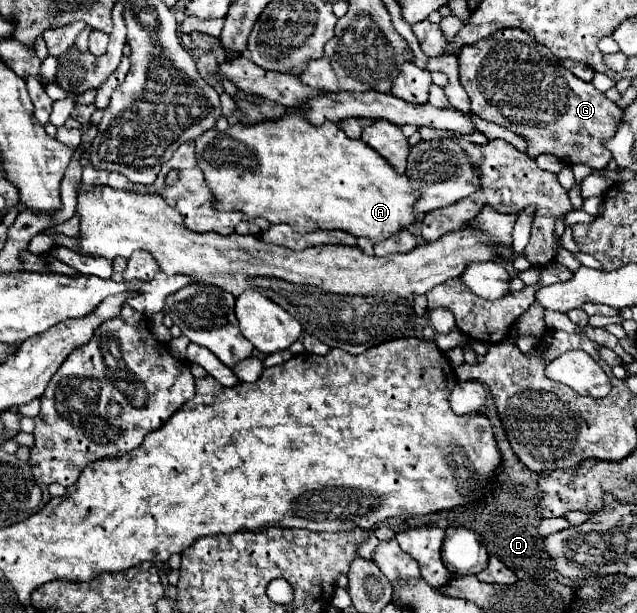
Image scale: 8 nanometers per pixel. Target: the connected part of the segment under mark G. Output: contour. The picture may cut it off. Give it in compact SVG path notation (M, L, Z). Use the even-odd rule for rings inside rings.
M499 29L497 33L479 39L471 45L463 45L459 55L459 81L463 89L471 97L473 113L485 121L497 123L515 135L527 141L527 155L537 157L541 153L549 153L559 157L565 165L583 163L593 169L605 169L611 151L603 145L603 141L611 139L615 127L619 125L619 109L613 101L605 97L605 93L597 91L593 83L585 83L577 79L569 69L563 67L561 59L557 59L547 47L535 41L529 33L521 29Z

